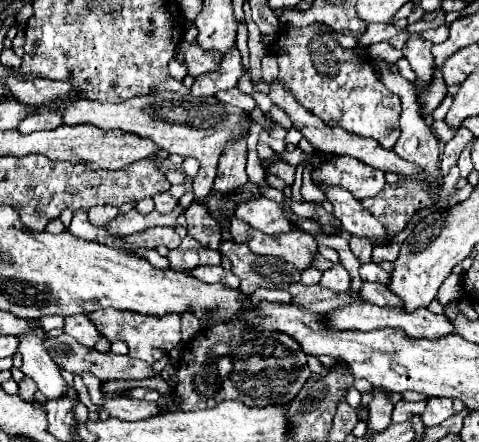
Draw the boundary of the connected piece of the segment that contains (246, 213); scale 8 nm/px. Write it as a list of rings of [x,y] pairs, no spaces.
[[[264,196],[240,204],[236,210],[236,216],[242,218],[244,222],[248,222],[252,228],[262,230],[266,234],[282,234],[282,232],[288,232],[290,228],[294,228],[288,222],[288,218],[284,216],[282,206]]]

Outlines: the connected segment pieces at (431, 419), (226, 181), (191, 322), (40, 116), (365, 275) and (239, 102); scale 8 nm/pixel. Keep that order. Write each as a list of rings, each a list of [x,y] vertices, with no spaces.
[[[428,398],[426,402],[426,410],[422,414],[422,422],[424,426],[436,426],[440,422],[444,422],[446,418],[450,418],[452,412],[452,400],[448,398]]]
[[[244,136],[244,140],[232,144],[232,148],[228,148],[224,156],[220,156],[218,174],[212,190],[230,192],[232,188],[238,188],[240,184],[246,182],[248,176],[246,176],[246,136]]]
[[[184,314],[182,316],[182,342],[192,340],[192,336],[196,336],[202,330],[200,320],[196,320],[194,314]]]
[[[42,108],[40,112],[32,112],[20,126],[20,134],[30,134],[30,132],[38,132],[38,130],[52,130],[58,128],[62,124],[62,116],[60,112],[52,112],[48,108]]]
[[[368,262],[368,264],[360,266],[360,278],[364,282],[382,282],[382,284],[388,284],[388,272],[384,272],[374,262]]]
[[[232,88],[232,90],[226,90],[226,92],[216,92],[216,98],[220,102],[224,102],[224,104],[238,106],[238,108],[242,108],[246,112],[252,112],[256,108],[256,102],[250,96],[242,94],[238,88]]]

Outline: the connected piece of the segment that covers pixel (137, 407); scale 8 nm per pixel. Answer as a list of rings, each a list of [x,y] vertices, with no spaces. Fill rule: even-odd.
[[[104,396],[104,406],[110,412],[110,416],[120,420],[144,420],[158,416],[162,408],[158,402],[146,402],[136,398],[124,398],[124,396]]]

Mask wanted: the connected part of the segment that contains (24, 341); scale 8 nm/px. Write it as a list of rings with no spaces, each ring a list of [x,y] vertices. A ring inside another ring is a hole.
[[[34,326],[30,332],[20,334],[18,340],[20,340],[18,352],[24,358],[24,364],[20,370],[36,382],[38,390],[46,398],[52,400],[52,398],[64,396],[66,382],[60,370],[56,368],[56,362],[52,360],[52,356],[48,356],[48,350],[44,348],[46,332],[40,326]]]

